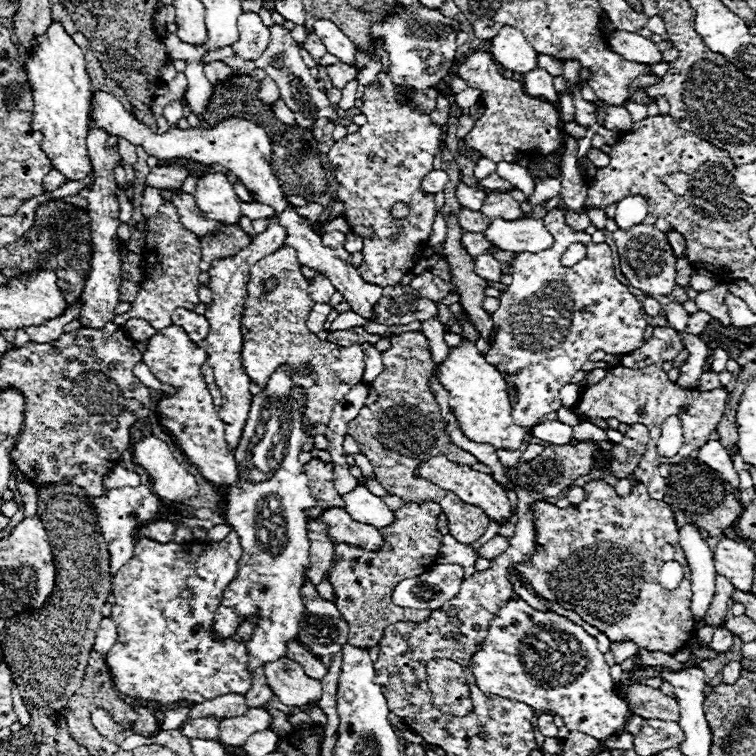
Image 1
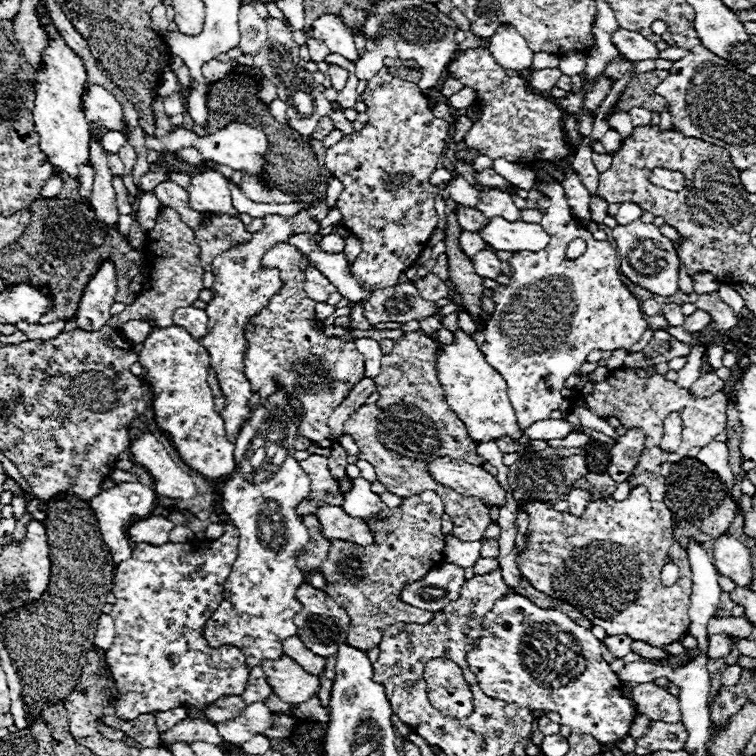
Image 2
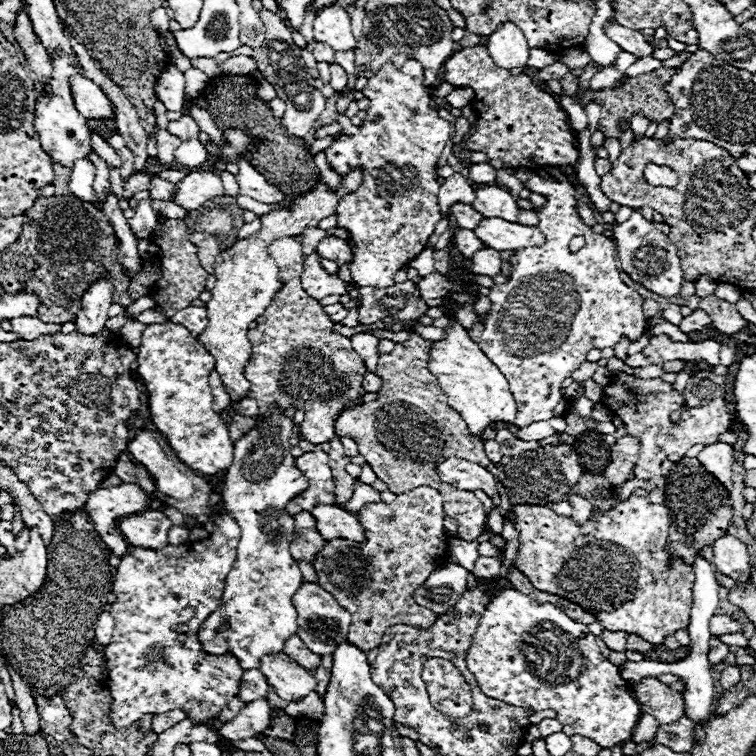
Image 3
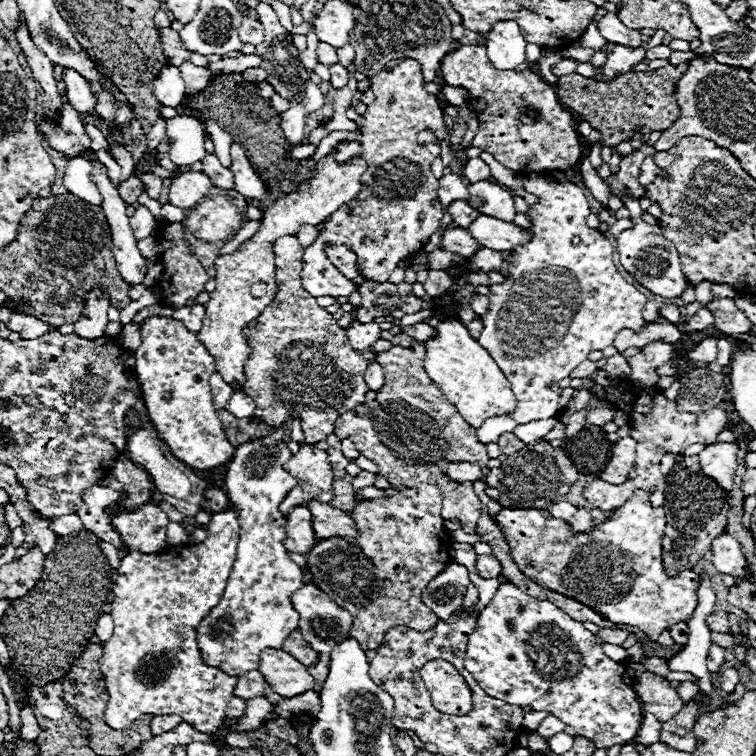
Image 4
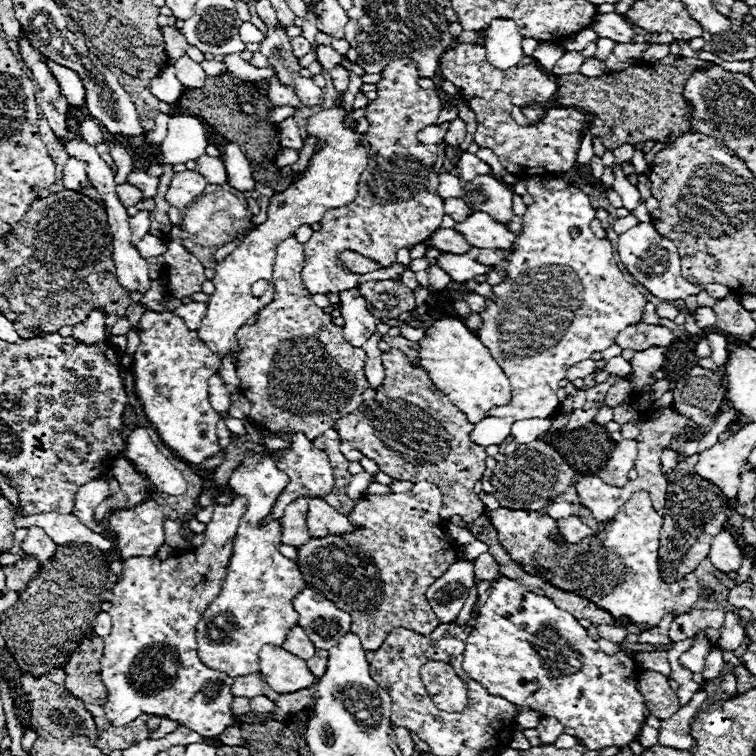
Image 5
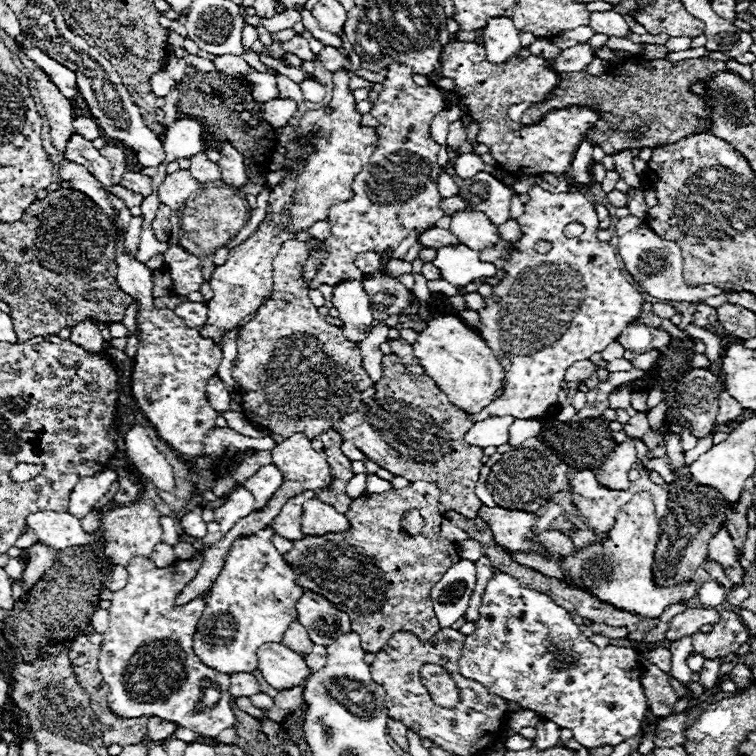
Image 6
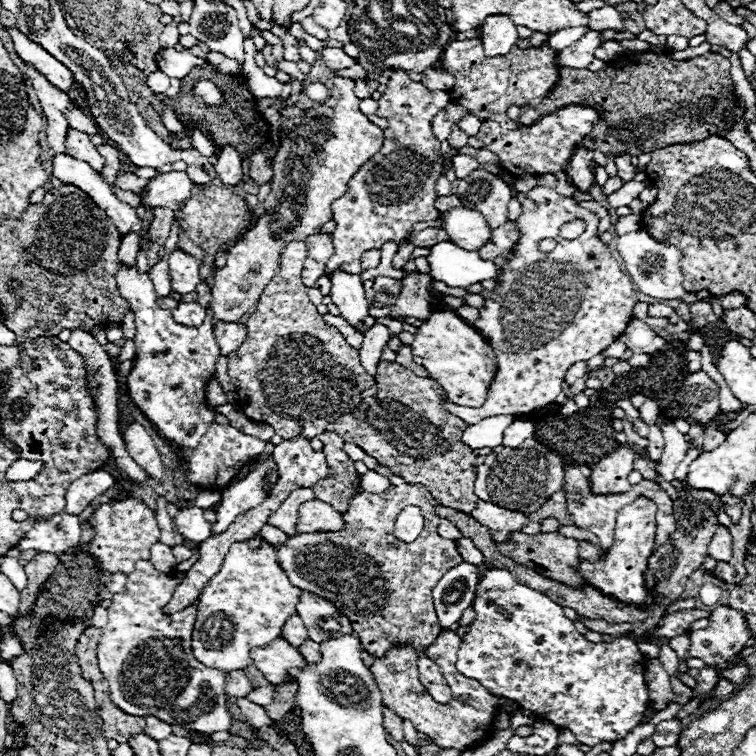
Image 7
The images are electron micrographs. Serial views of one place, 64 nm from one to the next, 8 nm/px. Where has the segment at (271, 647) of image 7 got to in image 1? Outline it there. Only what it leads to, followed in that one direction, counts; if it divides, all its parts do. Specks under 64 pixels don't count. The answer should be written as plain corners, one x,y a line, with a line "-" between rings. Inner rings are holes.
280,658
278,662
268,662
264,666
268,684
278,700
286,706
306,706
310,702
318,702
322,696
320,680
314,680
304,674
302,666
292,662
290,658

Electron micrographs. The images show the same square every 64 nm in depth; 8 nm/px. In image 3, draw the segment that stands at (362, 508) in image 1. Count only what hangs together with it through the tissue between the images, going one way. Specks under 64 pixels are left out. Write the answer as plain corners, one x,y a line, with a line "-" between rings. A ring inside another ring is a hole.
356,482
354,492
352,492
352,498
350,498
346,510
350,510
350,512
356,514
364,504
378,502
378,500
380,500
380,492
378,492
378,490
374,490
370,484
360,484
360,482

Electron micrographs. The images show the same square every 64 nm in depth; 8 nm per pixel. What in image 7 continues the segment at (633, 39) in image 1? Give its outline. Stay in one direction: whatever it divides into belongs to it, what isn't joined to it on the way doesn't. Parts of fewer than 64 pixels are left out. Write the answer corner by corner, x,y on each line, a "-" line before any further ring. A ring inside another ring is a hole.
614,6
594,8
594,10
588,12
588,18
590,18
588,28
600,30
600,32
604,32
604,30
618,30
620,32
622,26
624,26
624,20

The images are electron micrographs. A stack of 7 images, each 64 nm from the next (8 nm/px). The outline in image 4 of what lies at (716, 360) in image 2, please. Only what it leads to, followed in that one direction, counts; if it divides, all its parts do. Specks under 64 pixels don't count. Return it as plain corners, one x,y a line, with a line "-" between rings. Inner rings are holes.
706,338
695,345
695,347
688,352
688,358
698,360
698,362
714,362
716,360
716,340
714,338
-
652,342
646,348
642,348
636,356
628,358
628,364
632,368
630,382
634,386
652,386
656,384
659,377
656,368
666,364
674,356
674,346
666,342

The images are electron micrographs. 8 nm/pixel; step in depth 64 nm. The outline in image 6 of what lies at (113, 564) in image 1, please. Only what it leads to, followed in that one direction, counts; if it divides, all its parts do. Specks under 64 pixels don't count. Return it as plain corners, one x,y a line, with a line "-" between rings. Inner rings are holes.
102,470
102,474
94,474
90,478
82,478
78,486
74,486
70,494
70,506
68,512
76,518
84,518
90,508
110,490
112,482
116,482
116,472
114,470

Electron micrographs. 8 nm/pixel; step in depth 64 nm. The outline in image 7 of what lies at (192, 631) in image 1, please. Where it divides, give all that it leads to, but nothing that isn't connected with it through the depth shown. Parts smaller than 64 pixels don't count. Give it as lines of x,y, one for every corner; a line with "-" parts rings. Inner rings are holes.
272,456
268,460
260,460
244,480
232,482
230,488
222,492
222,500
216,508
216,522
212,524
212,536
228,530
238,514
262,504
270,496
272,488
264,486
264,476
268,474
268,470
278,472
278,464
-
140,560
134,572
128,576
122,592
112,596
112,606
108,608
108,624
102,628
102,636
98,640
98,664
106,682
110,684
112,702
132,716
154,716
162,718
162,722
170,722
174,726
182,726
186,730
196,730
202,734
212,734
220,730
230,730
232,714
226,706
226,674
214,668
202,666
192,654
192,630
196,618
196,606
188,606
186,610
166,616
162,614
164,604
172,598
176,586
182,582
184,574
172,578
168,574
160,574
148,560

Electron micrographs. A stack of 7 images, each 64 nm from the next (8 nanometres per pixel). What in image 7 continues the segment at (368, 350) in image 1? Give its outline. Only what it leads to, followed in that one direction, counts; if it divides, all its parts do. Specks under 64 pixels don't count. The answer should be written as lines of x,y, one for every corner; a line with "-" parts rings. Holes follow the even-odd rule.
334,270
330,282
332,282
330,296
340,310
340,316
348,320
352,326
356,326
360,332
366,332
362,320
368,316
368,300
364,296
360,276
346,274
344,270

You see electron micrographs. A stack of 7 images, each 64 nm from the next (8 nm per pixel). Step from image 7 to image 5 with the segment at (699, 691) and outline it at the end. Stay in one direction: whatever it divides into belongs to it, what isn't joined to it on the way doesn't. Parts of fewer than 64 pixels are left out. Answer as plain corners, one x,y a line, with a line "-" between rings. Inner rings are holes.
712,650
706,658
706,670
702,672
704,680
714,680
720,676
720,670
724,666
724,660
722,660
722,652
720,650

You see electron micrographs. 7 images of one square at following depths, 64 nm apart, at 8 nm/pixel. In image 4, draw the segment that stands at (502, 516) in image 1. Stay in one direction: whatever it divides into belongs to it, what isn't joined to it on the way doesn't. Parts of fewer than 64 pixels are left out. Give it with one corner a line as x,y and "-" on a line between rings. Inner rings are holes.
452,462
446,466
446,474
456,480
456,482
476,482
482,478
482,470
476,464
468,464
468,462

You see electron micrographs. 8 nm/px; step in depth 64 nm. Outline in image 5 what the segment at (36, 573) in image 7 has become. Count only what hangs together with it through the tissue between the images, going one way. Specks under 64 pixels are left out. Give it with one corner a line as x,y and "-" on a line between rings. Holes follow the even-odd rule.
28,528
28,536
22,542
22,550
40,562
40,568
54,556
56,544
40,528

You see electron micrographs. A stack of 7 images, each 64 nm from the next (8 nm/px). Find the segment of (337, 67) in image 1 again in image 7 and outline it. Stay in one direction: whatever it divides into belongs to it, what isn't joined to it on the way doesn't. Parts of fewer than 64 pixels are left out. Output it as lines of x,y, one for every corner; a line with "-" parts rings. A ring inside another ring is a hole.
336,76
324,106
304,110
292,120
294,126
288,130
272,160
272,190
262,202
266,212
258,218
256,226
248,230
244,240
228,252
226,266
214,276
210,302
214,324
218,320
238,322
240,316
256,306
264,288
280,270
280,254
286,242
294,238
304,242
308,236
318,234
320,228
332,220
332,202
346,192
348,180
382,148
384,134
360,112
360,102
362,100
354,96
354,80

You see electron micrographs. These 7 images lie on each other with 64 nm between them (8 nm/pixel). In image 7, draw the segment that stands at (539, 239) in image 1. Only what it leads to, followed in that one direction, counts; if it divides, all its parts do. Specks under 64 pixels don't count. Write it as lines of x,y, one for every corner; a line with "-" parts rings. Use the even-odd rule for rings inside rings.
454,208
440,214
440,228
450,234
450,242
462,246
464,250
478,250
486,240
490,240
490,228
484,216
470,208

